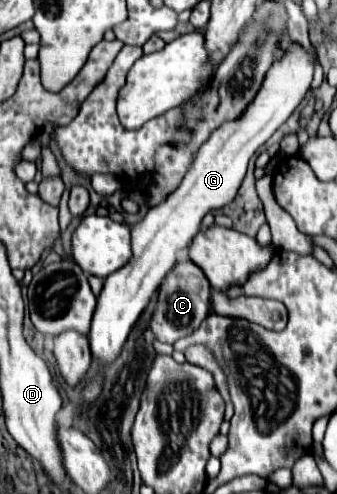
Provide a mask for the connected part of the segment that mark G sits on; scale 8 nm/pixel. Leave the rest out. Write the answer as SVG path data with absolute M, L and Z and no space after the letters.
M290 42L282 56L268 68L258 94L246 106L242 116L224 122L200 146L198 156L184 176L182 186L172 192L162 204L148 210L148 214L140 222L130 224L132 258L126 266L104 280L102 294L98 296L98 308L92 318L88 340L96 362L108 366L110 362L114 362L114 358L118 358L118 354L122 352L122 344L130 334L130 328L148 306L164 276L174 266L178 252L182 252L198 234L204 214L218 210L234 200L254 152L288 120L288 116L300 106L306 92L310 90L316 62L316 50L310 52L298 42Z

